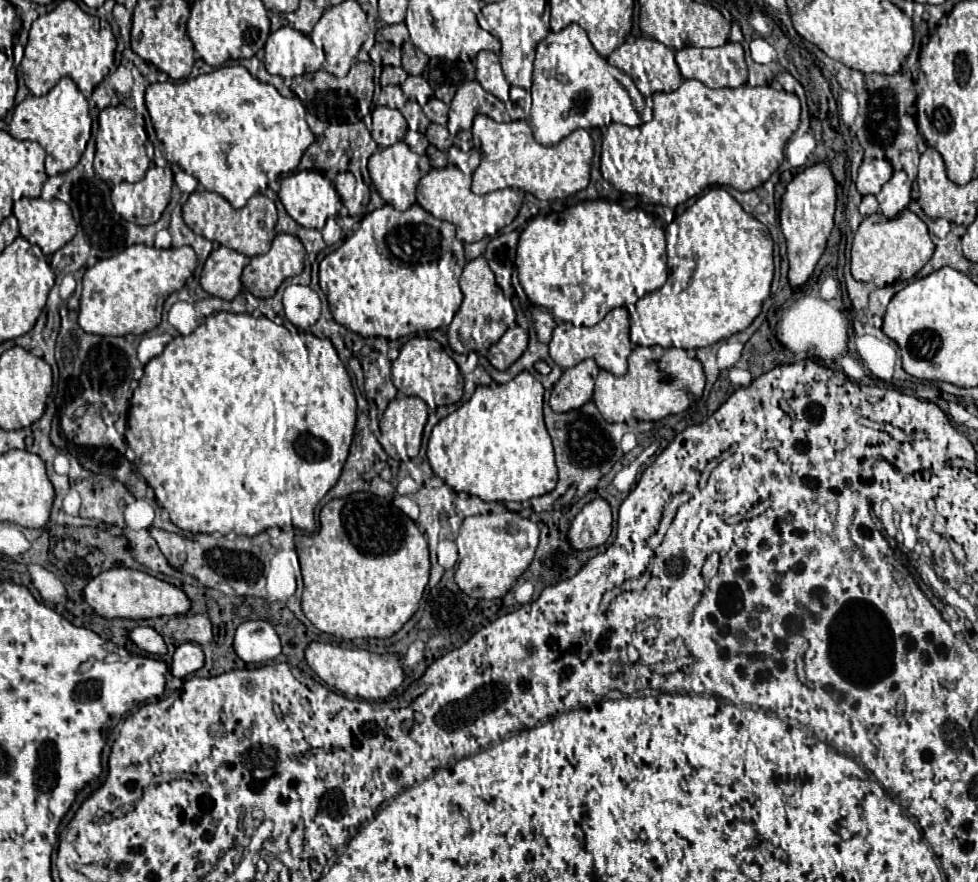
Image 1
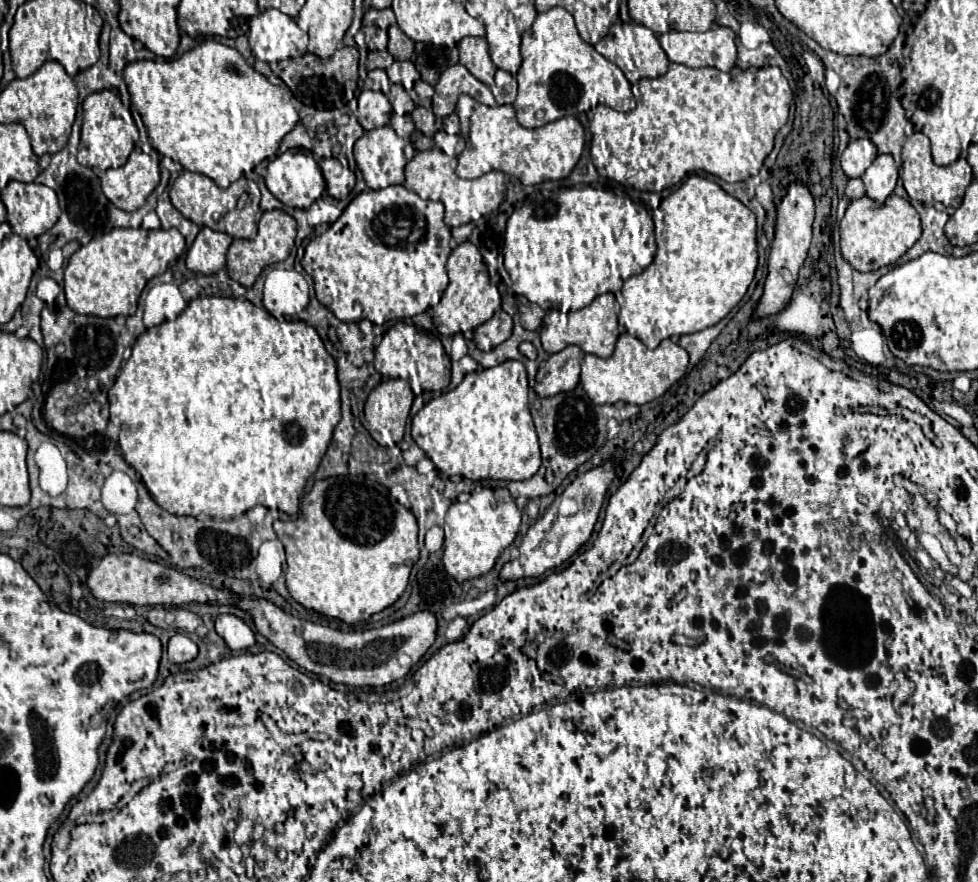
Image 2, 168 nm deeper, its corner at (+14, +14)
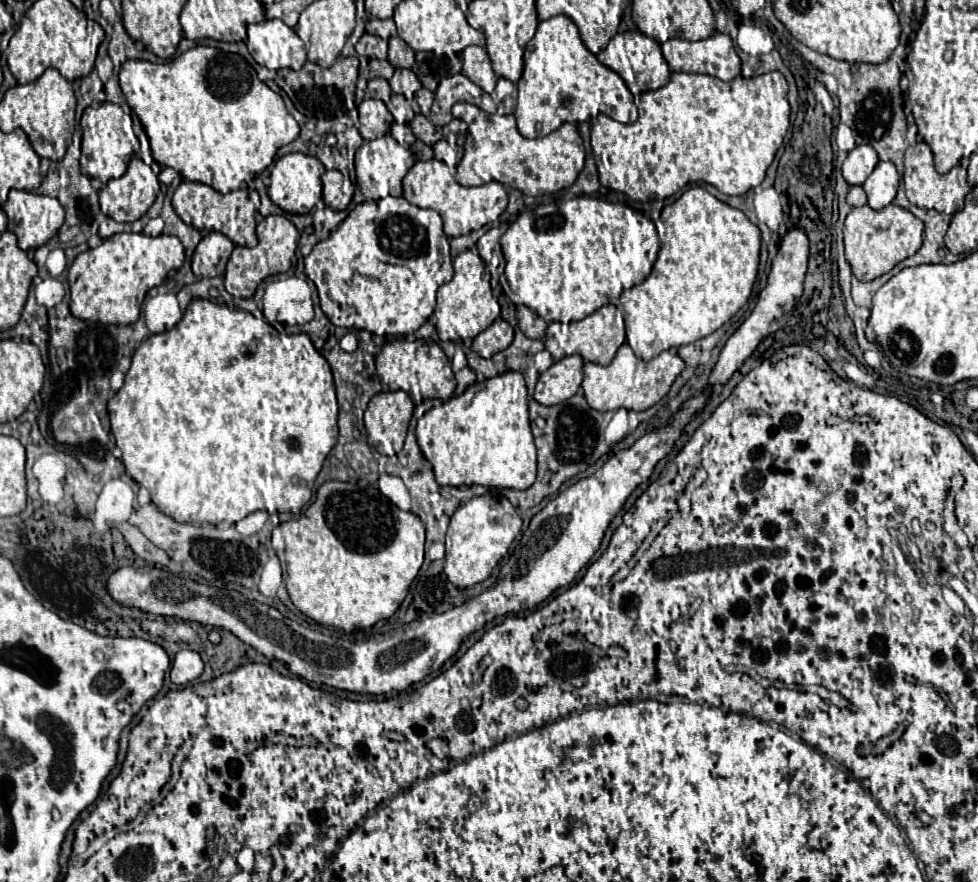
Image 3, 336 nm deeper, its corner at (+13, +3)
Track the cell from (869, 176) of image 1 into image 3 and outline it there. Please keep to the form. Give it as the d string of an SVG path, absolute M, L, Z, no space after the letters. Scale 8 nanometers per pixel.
M867 144L855 146L843 162L843 178L849 184L863 184L867 176L873 172L873 168L877 166L877 162L879 158L877 152L873 152L873 148L869 148Z

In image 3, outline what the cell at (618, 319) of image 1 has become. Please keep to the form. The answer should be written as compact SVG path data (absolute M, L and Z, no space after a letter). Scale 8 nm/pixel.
M607 304L593 312L591 316L563 325L559 322L550 323L545 336L545 348L551 352L555 362L569 356L569 354L581 354L585 362L595 362L601 366L607 366L619 346L626 340L625 322L623 314L619 313L617 307L613 304Z

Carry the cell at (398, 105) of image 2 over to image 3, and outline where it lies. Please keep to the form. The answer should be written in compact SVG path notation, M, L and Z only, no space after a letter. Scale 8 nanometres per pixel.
M394 94L391 99L387 107L393 116L394 122L399 124L409 123L415 116L409 102L401 94Z

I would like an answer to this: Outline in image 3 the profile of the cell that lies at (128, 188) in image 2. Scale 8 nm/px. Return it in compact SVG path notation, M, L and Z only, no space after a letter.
M133 158L121 178L99 190L101 212L117 222L135 222L155 202L157 192L159 180L153 170L141 158Z

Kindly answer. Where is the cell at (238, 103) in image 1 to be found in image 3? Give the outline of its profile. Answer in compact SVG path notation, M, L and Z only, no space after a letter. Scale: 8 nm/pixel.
M195 46L187 52L183 52L181 56L173 58L173 62L165 62L165 64L155 64L155 62L147 62L147 60L127 60L123 66L121 66L121 72L119 72L119 82L121 82L121 90L123 90L123 96L127 100L127 104L131 106L131 110L139 116L147 136L149 136L149 144L151 144L151 152L153 152L153 158L155 162L159 162L161 166L169 166L173 170L177 170L185 180L191 180L191 182L201 182L201 184L207 184L211 188L215 188L217 192L221 194L227 194L231 190L237 190L245 184L245 180L253 174L259 174L263 172L275 158L277 150L289 142L293 142L297 136L299 136L299 124L295 122L295 118L287 112L285 108L285 102L283 98L273 92L267 84L263 84L259 78L257 78L257 72L253 70L253 66L239 54L227 54L227 52L221 52L217 48L211 48L211 46Z

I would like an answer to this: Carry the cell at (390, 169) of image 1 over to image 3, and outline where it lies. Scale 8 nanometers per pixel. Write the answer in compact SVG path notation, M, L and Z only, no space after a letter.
M385 134L381 138L375 138L371 142L363 142L363 146L355 152L355 172L357 172L357 184L367 200L379 200L385 196L401 196L401 180L409 172L409 168L415 164L413 154L407 146L397 144L391 134Z

